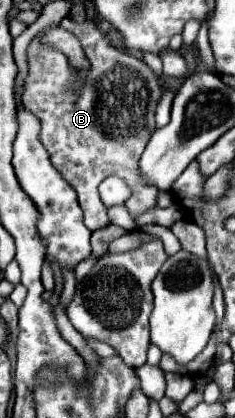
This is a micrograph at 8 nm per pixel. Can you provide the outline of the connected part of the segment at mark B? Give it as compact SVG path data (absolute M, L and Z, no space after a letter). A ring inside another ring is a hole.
M64 17L58 27L68 29L74 37L78 37L90 61L86 85L80 89L80 93L72 91L70 85L76 73L72 73L74 69L70 69L66 55L58 49L42 45L40 41L32 41L28 45L30 69L24 83L22 103L42 121L40 141L50 153L50 161L56 171L78 193L86 227L96 231L108 223L106 207L98 195L98 185L110 175L124 179L132 189L132 197L126 203L132 217L158 207L158 191L142 183L138 177L138 159L156 129L154 109L162 97L162 81L142 59L124 49L112 47L108 37L96 27L94 21L86 19L82 25L78 25Z

